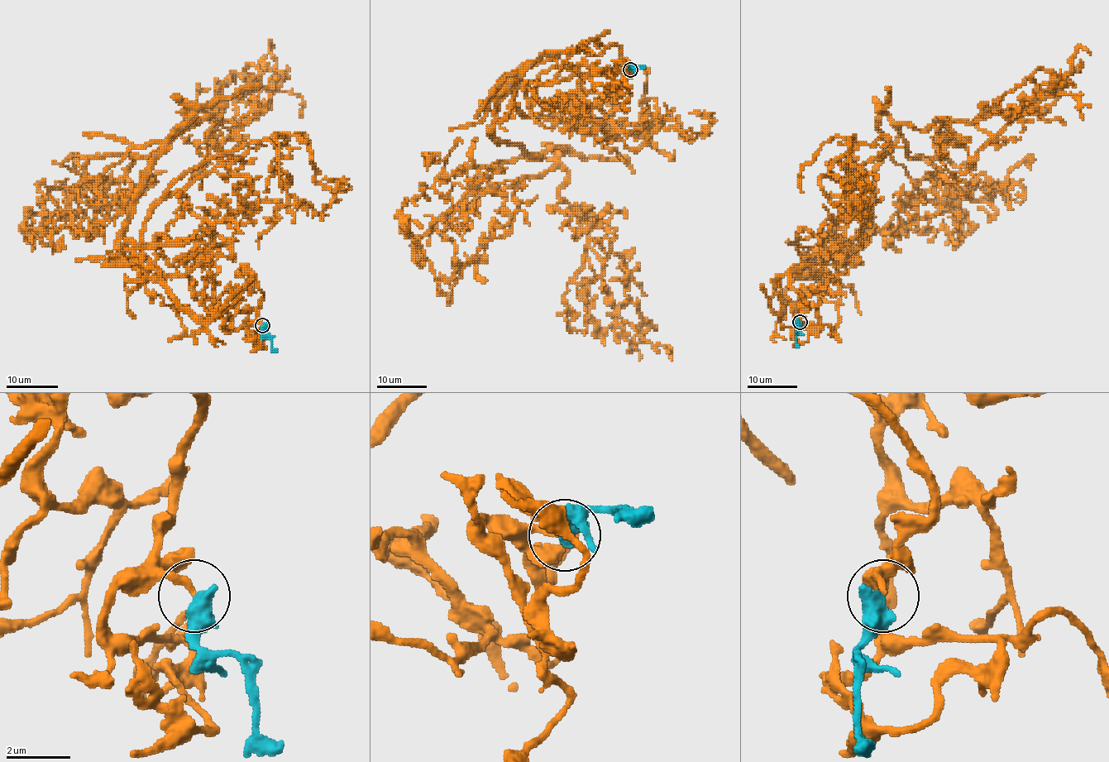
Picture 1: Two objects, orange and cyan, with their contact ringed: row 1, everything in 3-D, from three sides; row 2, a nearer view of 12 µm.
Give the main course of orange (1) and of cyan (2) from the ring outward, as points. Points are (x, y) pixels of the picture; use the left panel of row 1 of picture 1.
1: (261, 325), (254, 276), (198, 321), (122, 253), (191, 108), (149, 155), (88, 161), (59, 217), (105, 242)
2: (261, 325), (261, 332), (270, 337), (272, 347), (276, 351)

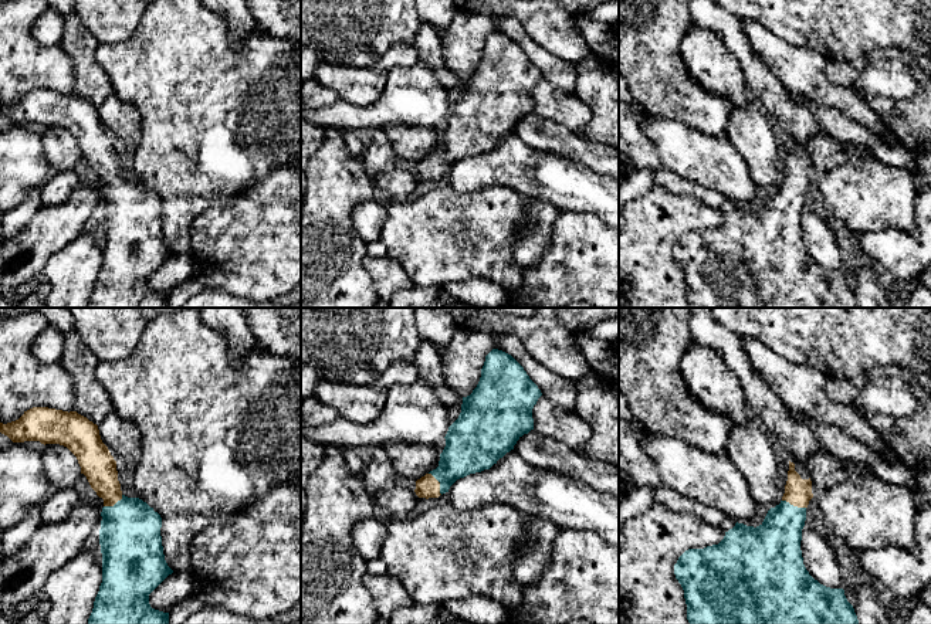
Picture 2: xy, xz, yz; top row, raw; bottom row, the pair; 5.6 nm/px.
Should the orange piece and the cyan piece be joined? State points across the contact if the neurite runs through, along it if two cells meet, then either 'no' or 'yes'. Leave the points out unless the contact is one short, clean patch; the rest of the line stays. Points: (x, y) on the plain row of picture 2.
runs through yz (798, 175), (794, 187), (775, 227); yes

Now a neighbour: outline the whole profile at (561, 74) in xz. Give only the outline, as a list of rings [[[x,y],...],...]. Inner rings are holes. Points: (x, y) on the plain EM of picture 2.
[[[509,16],[500,17],[497,31],[511,37],[524,50],[544,79],[565,92],[576,91],[575,64],[551,54],[536,44],[518,20]]]

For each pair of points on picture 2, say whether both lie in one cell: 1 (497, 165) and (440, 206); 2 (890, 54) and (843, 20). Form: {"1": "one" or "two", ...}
{"1": "two", "2": "two"}

